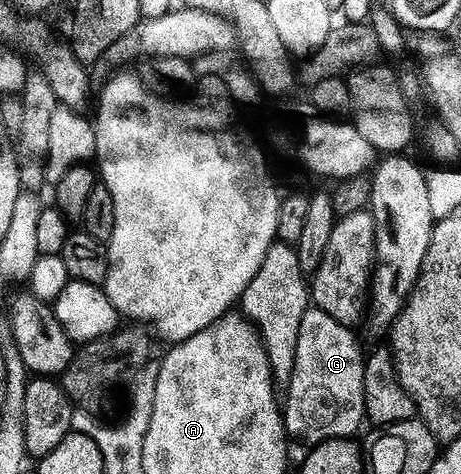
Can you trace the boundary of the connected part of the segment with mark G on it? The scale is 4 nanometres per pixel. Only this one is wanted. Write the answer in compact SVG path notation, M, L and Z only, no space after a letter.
M310 305L303 312L303 320L299 320L299 340L295 344L295 364L287 383L289 391L283 394L285 433L290 439L298 438L301 442L316 444L332 438L353 438L361 422L366 421L363 404L365 354L356 336L349 330L352 329L346 323L327 316L327 312L318 306Z

